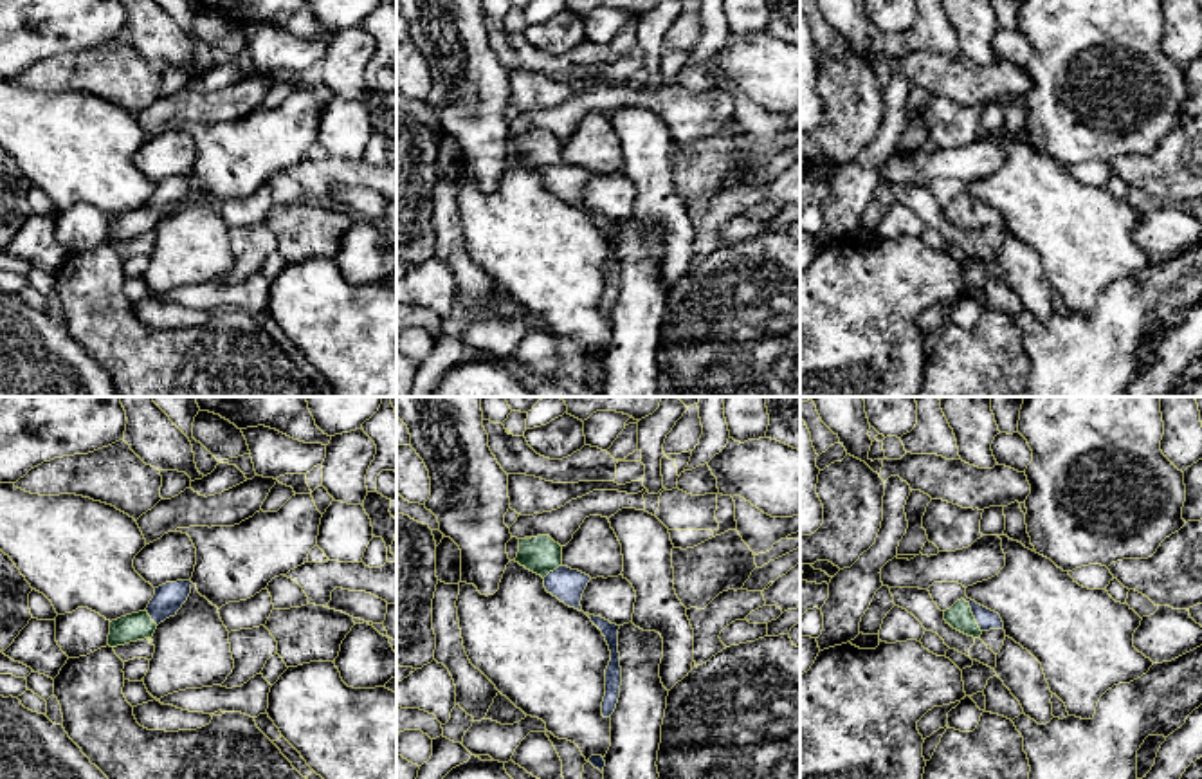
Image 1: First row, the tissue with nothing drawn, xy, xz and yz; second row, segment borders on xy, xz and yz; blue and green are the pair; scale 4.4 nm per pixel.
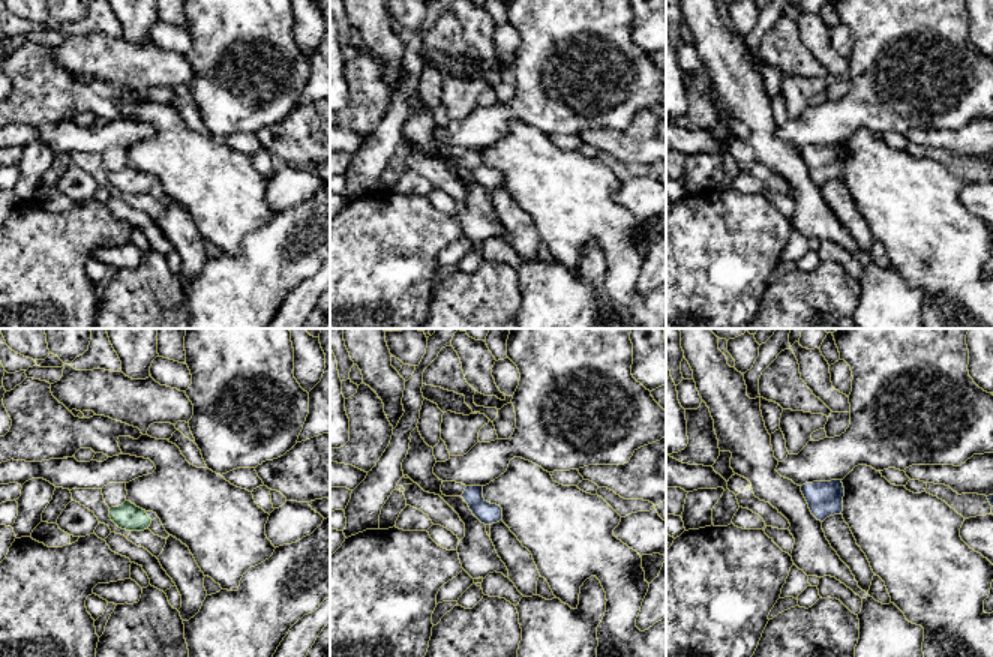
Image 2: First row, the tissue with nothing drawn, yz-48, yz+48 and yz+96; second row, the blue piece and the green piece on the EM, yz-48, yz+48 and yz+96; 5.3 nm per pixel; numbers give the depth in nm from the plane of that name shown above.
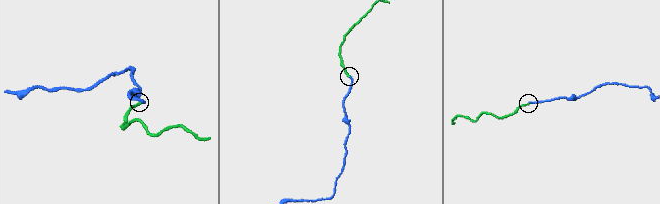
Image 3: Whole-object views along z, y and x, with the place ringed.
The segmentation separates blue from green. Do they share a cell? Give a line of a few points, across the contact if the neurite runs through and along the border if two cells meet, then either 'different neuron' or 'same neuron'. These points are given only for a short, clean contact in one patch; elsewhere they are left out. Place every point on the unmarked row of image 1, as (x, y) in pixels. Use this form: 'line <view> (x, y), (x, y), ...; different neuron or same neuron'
line yz (986, 215), (974, 211), (959, 211); same neuron

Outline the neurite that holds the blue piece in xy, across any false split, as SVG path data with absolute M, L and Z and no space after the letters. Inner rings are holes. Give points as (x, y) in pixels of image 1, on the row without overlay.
M191 177L166 179L155 184L148 204L110 218L108 242L117 243L130 238L151 234L157 222L175 213L191 189Z

